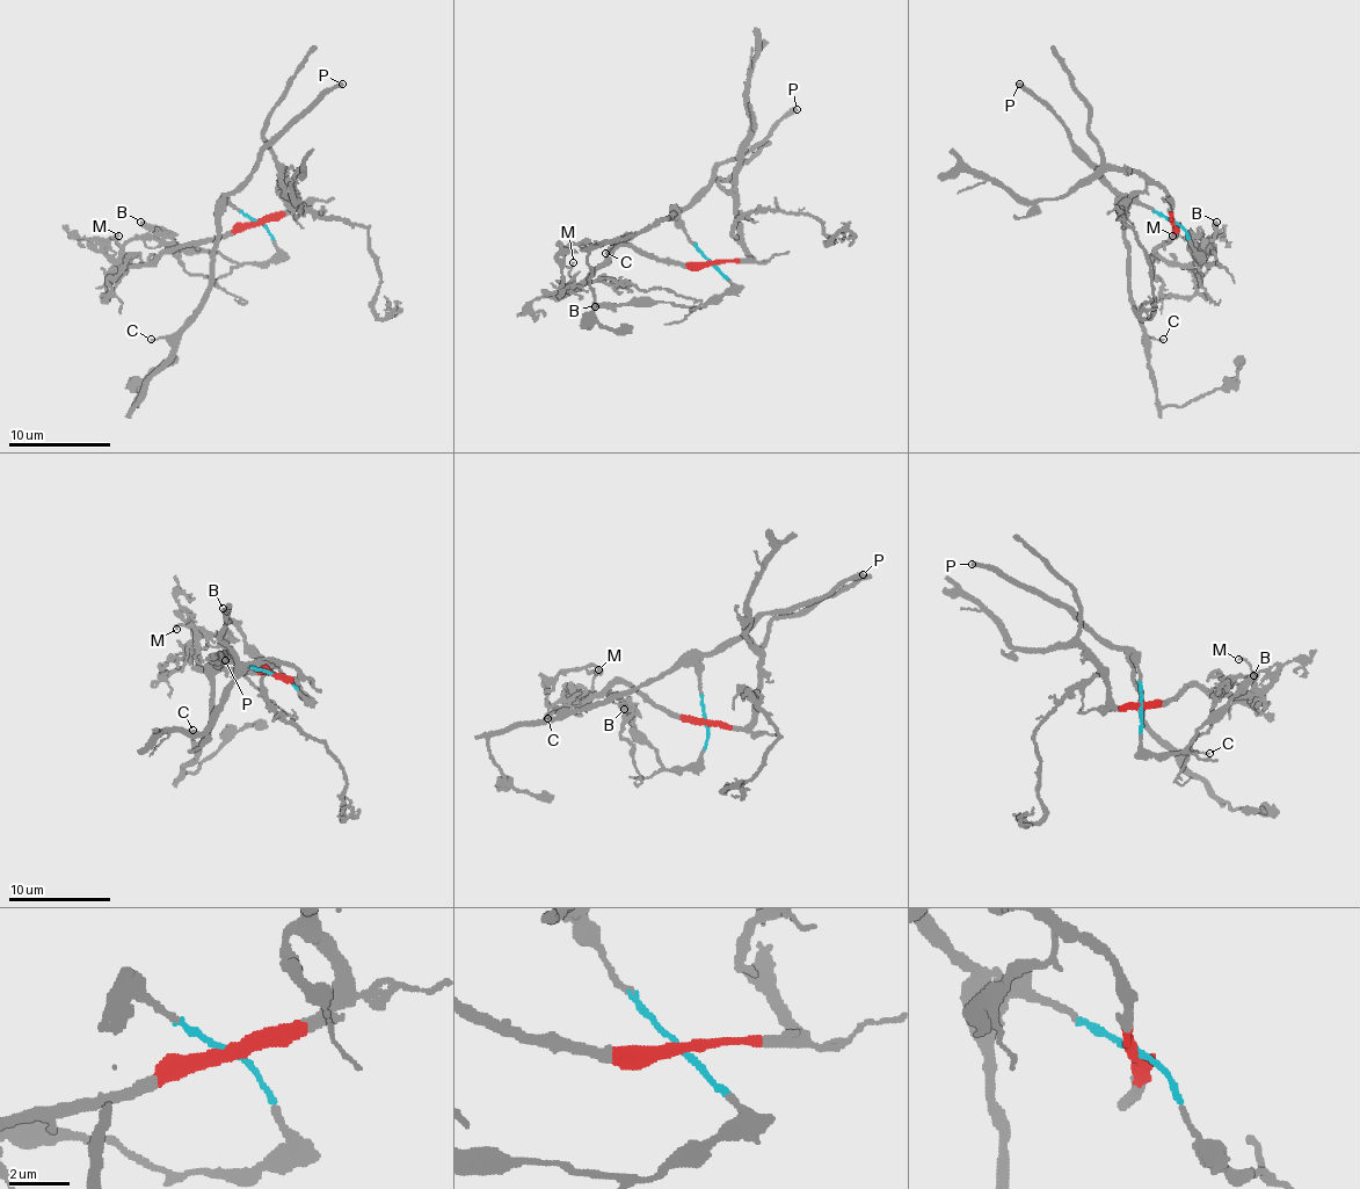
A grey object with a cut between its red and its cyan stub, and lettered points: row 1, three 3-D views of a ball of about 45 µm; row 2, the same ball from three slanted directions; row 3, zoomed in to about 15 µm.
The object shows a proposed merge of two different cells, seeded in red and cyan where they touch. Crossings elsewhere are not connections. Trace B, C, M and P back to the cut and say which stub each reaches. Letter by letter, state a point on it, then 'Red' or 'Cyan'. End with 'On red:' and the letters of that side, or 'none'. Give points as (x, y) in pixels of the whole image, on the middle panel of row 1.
B: Place: (595, 306). Cyan
C: Place: (605, 253). Cyan
M: Place: (573, 262). Red
P: Place: (797, 109). Cyan
On red: M

